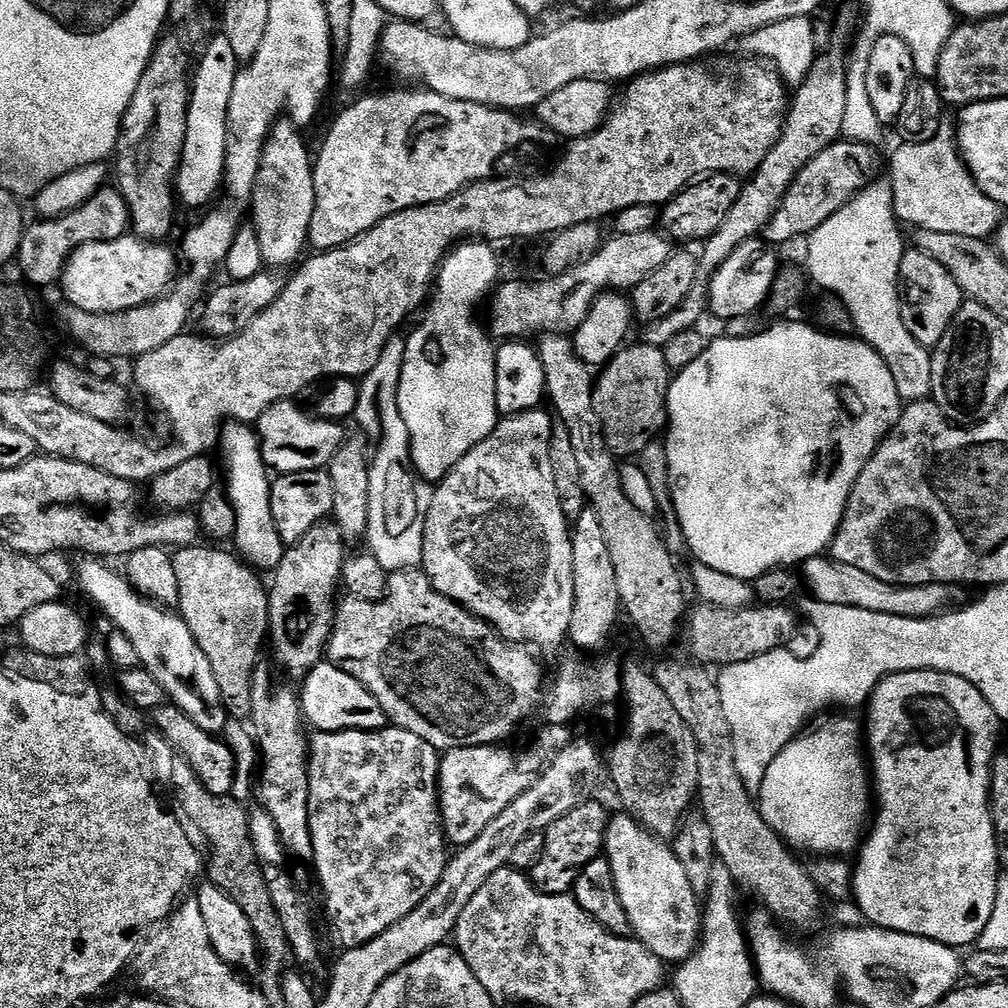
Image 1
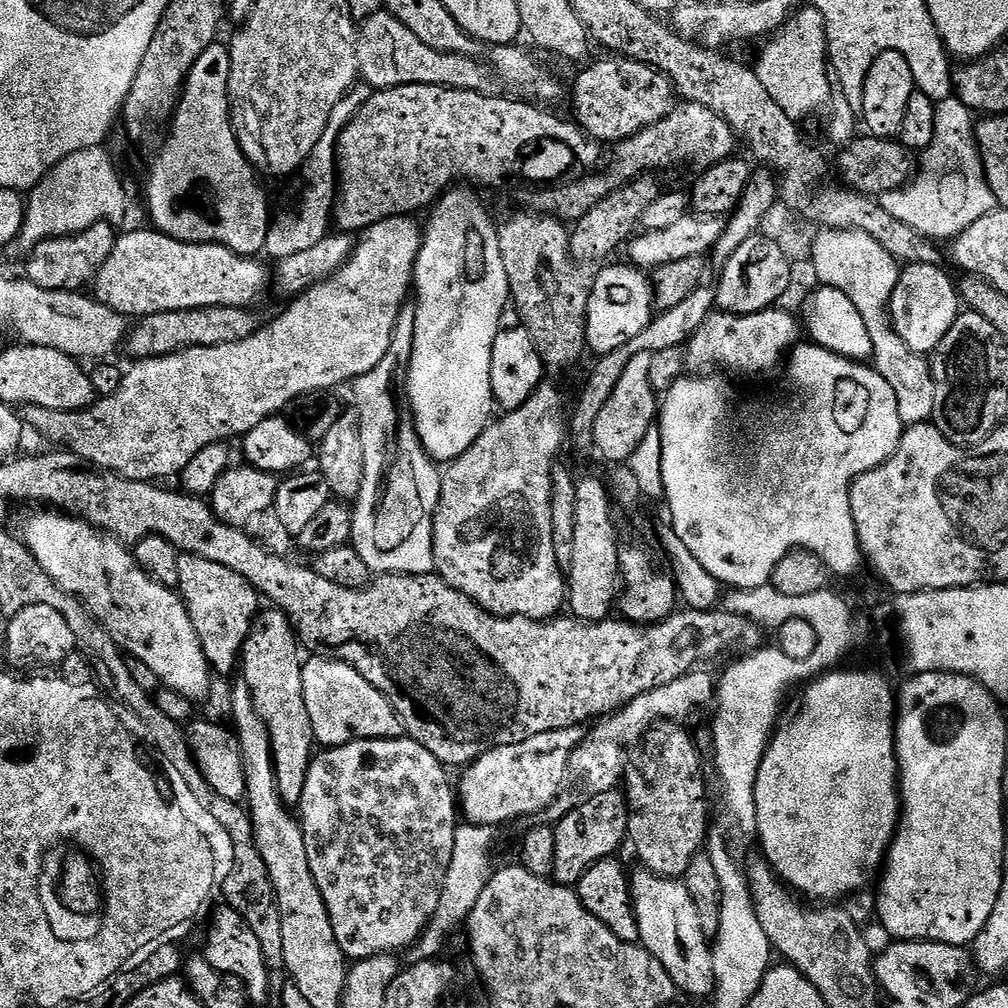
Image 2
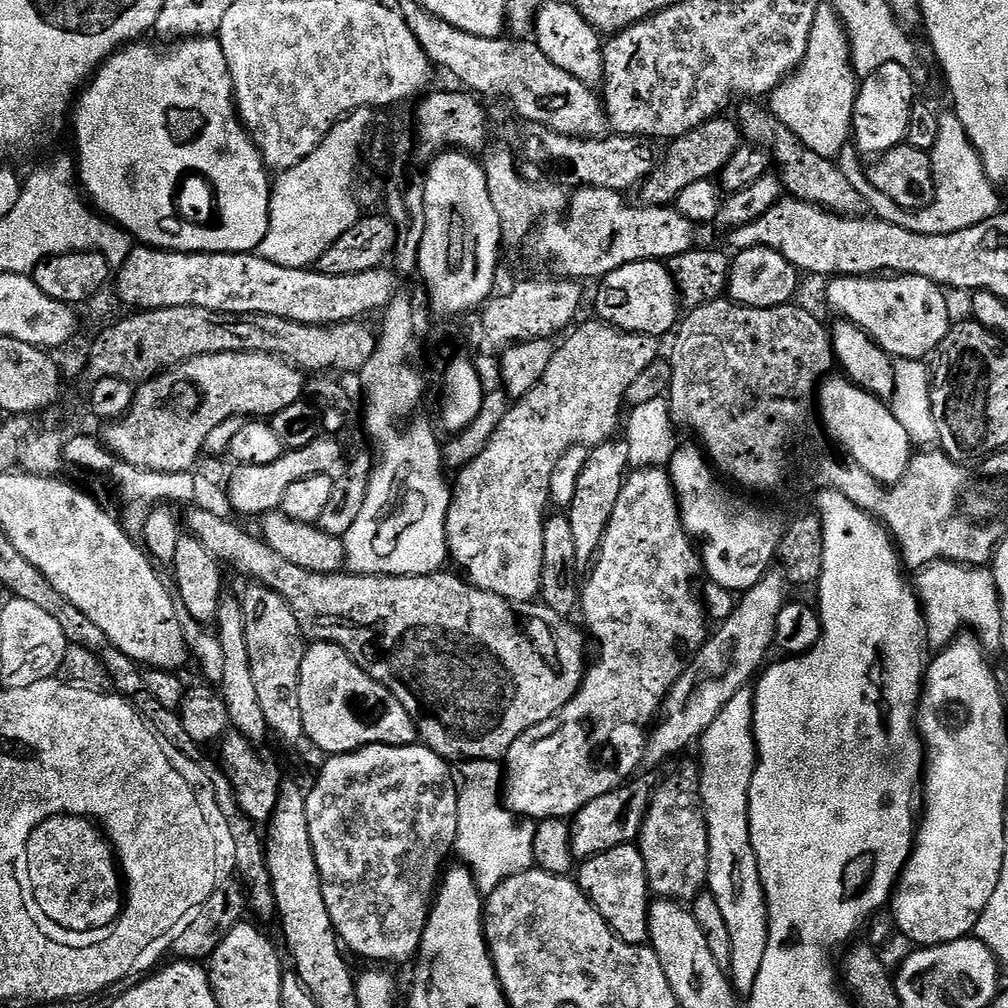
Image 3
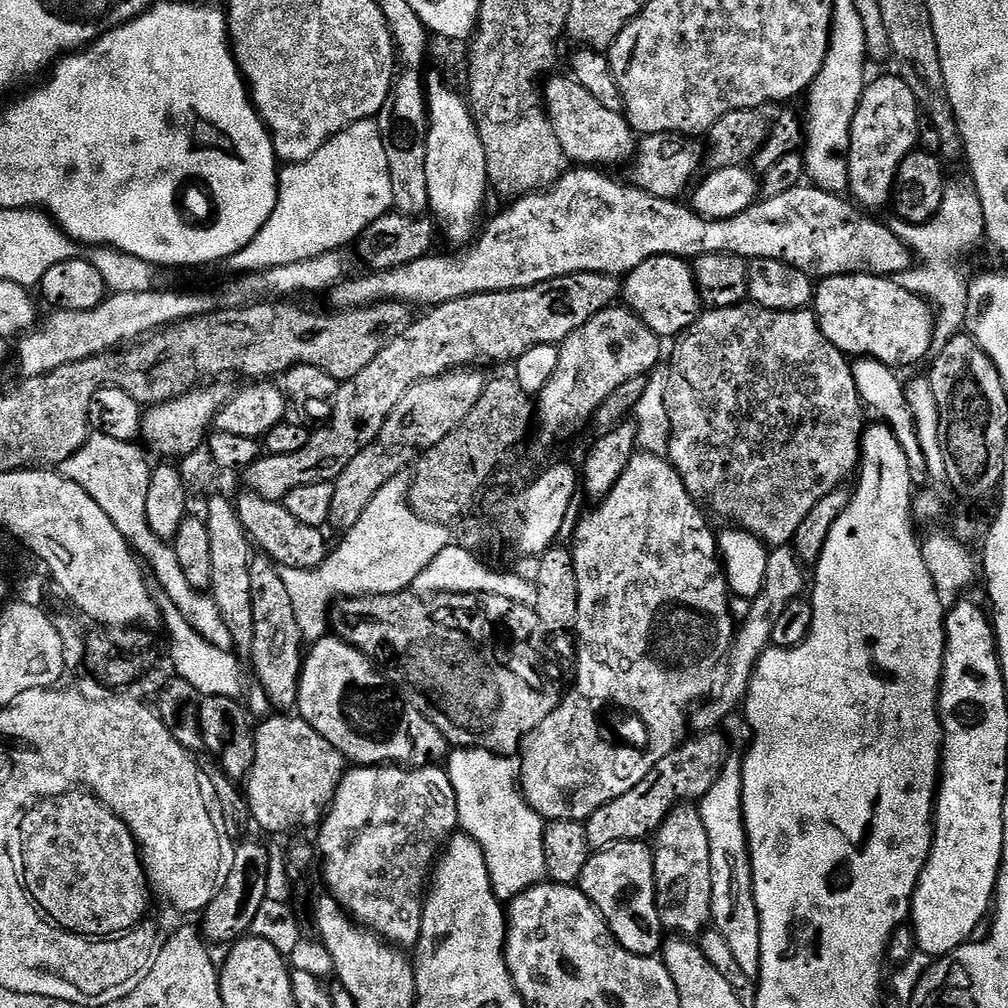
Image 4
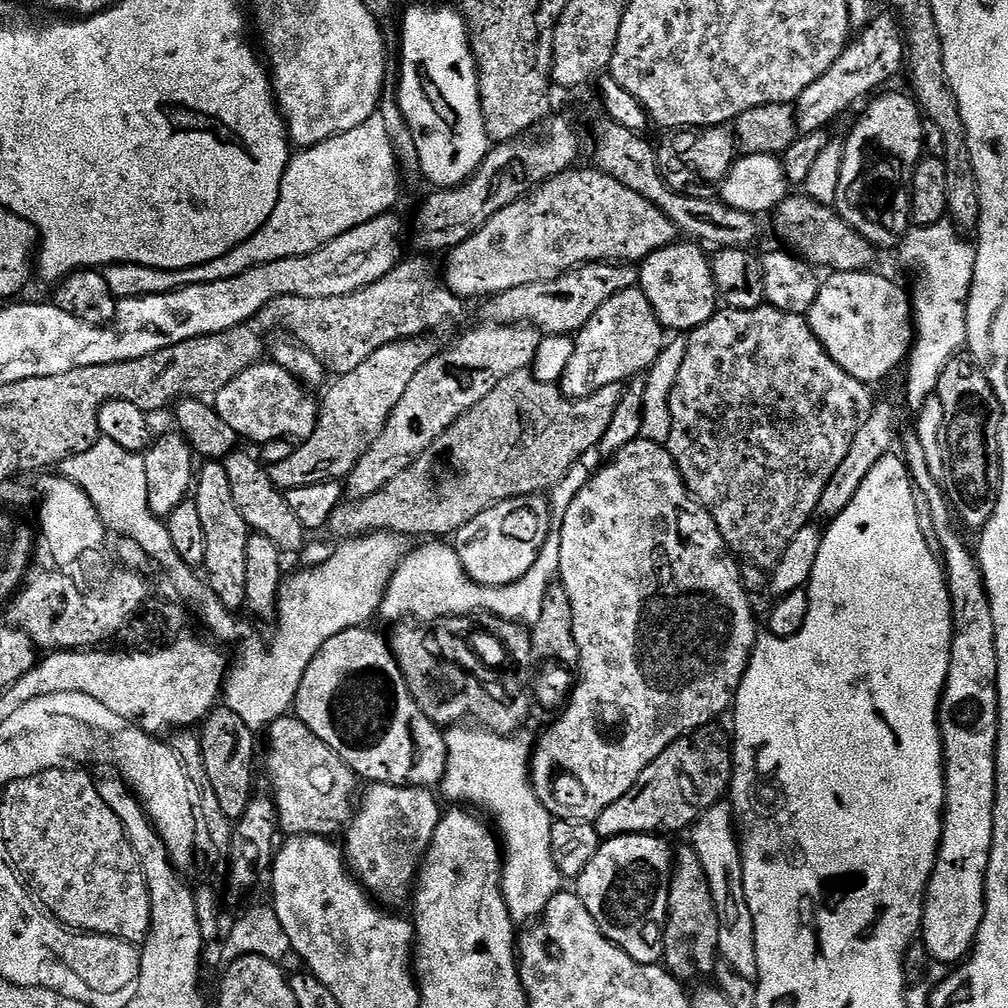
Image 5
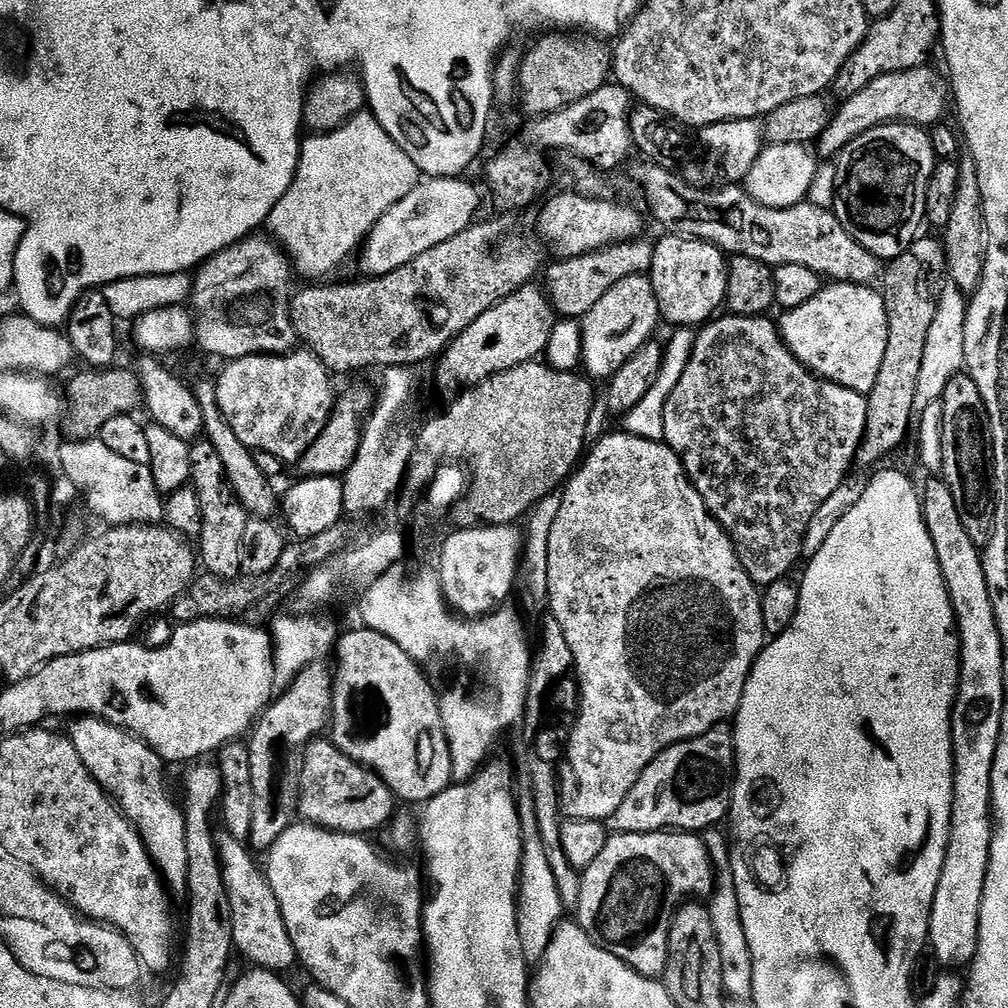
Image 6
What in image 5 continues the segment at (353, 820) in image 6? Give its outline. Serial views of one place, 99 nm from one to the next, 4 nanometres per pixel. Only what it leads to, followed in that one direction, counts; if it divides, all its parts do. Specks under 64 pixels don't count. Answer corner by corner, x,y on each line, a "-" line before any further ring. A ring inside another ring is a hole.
295,715
279,716
277,720
266,729
266,737
268,736
268,784
272,787
270,791
271,799
274,801
278,813
278,828
281,833
287,834
289,837
294,836
323,836
325,838
335,837
335,832
339,833
341,829
347,825
348,821
354,815
354,801
358,796
358,788
356,792
356,784
358,785
358,777
350,766
346,766
346,762
342,762
342,758
338,758
338,754
334,754
334,750
330,750
326,746
326,742
322,742
322,738
318,738
312,731
307,728
301,720
297,720

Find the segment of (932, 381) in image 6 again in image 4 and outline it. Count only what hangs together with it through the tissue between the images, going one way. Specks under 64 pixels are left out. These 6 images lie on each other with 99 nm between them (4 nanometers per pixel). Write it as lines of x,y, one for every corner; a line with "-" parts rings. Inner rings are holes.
949,183
944,189
942,206
938,210
938,214
934,214
934,218
930,218
925,224
911,224
905,220
893,218
893,220
889,219
887,221
887,226
912,251
913,257
918,261
915,266
907,268
905,272
900,273
898,283
906,290
916,292
918,295
925,297
928,303
932,305
936,314
936,329
932,339
932,352
938,353
942,350
942,346
946,346
946,342
950,342
954,337
961,335
966,328
968,290
966,279
964,280
964,272
960,269
960,263
964,260
964,252
970,251
979,240
983,241
985,239
982,202
971,183

